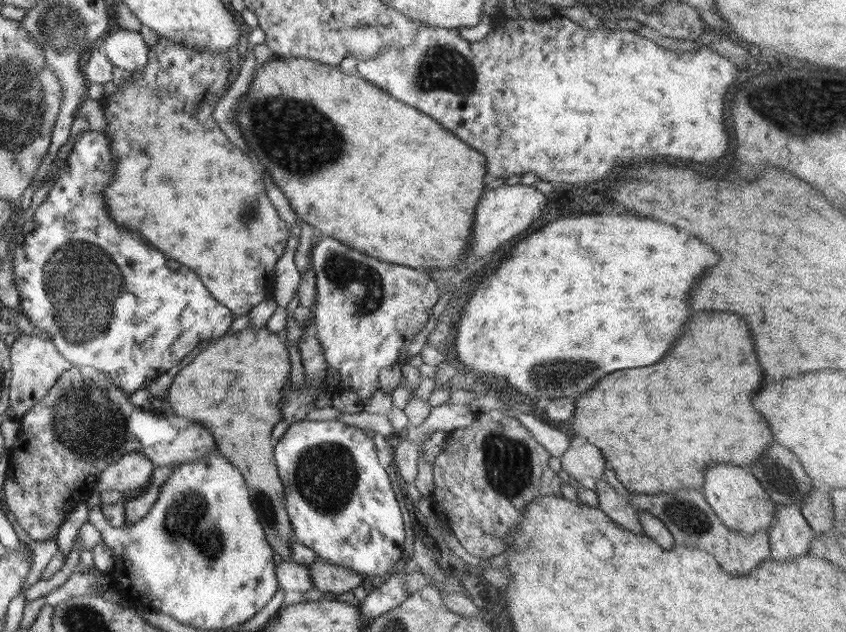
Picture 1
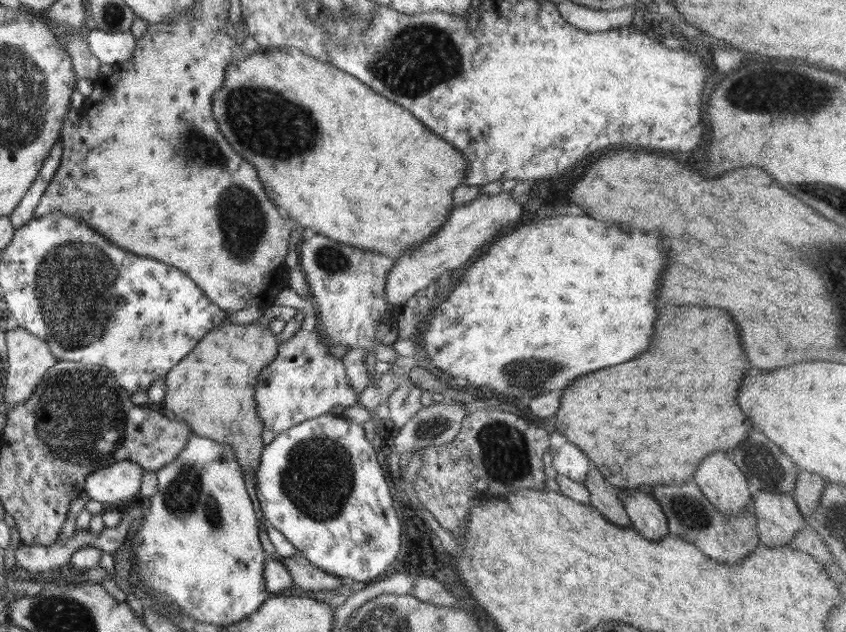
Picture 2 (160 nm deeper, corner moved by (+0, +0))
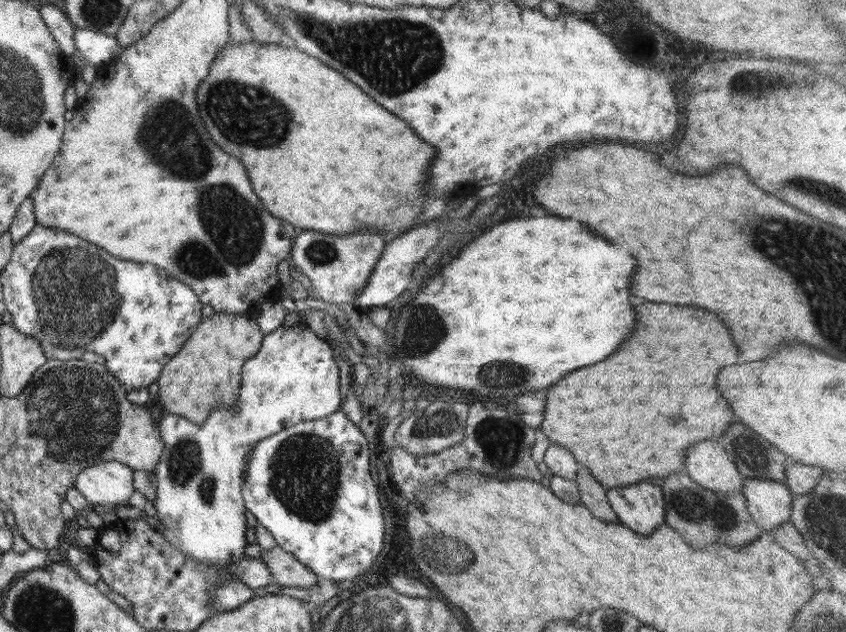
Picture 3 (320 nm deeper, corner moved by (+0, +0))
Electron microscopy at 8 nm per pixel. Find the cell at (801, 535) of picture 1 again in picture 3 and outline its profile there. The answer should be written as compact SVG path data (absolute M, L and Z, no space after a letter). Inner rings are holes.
M758 477L744 478L741 493L745 497L748 512L766 533L772 529L790 523L792 492L785 483L770 479L759 479Z

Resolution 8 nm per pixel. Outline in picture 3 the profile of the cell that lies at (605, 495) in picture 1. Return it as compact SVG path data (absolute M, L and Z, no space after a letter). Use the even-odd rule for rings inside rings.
M588 468L578 469L575 483L578 485L580 493L580 503L598 519L608 523L618 524L619 519L612 510L607 499L606 488L603 487L597 478L588 472Z

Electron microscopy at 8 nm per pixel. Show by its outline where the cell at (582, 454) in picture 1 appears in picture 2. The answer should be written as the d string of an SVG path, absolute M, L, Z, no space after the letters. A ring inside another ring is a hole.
M568 442L568 444L560 446L558 452L555 452L551 466L558 474L583 483L590 464L592 463L588 462L588 458L574 444Z

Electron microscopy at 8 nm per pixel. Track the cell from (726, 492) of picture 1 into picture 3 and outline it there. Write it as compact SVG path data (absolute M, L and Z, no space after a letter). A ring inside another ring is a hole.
M702 440L686 452L687 475L712 492L738 492L743 479L737 466L716 440Z

